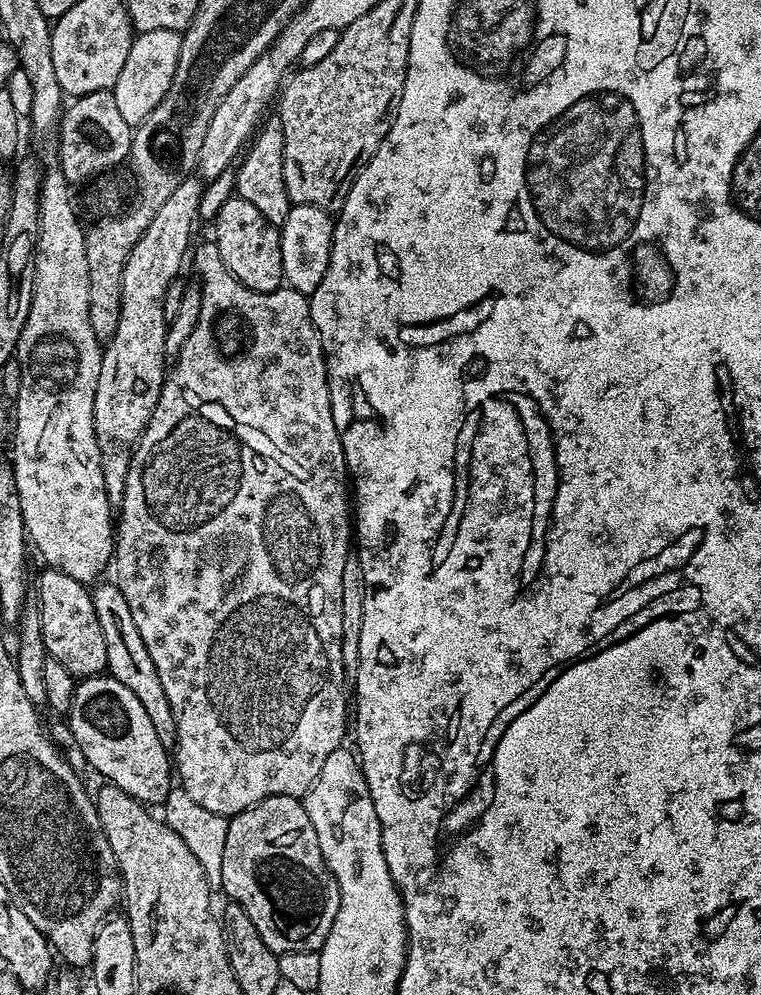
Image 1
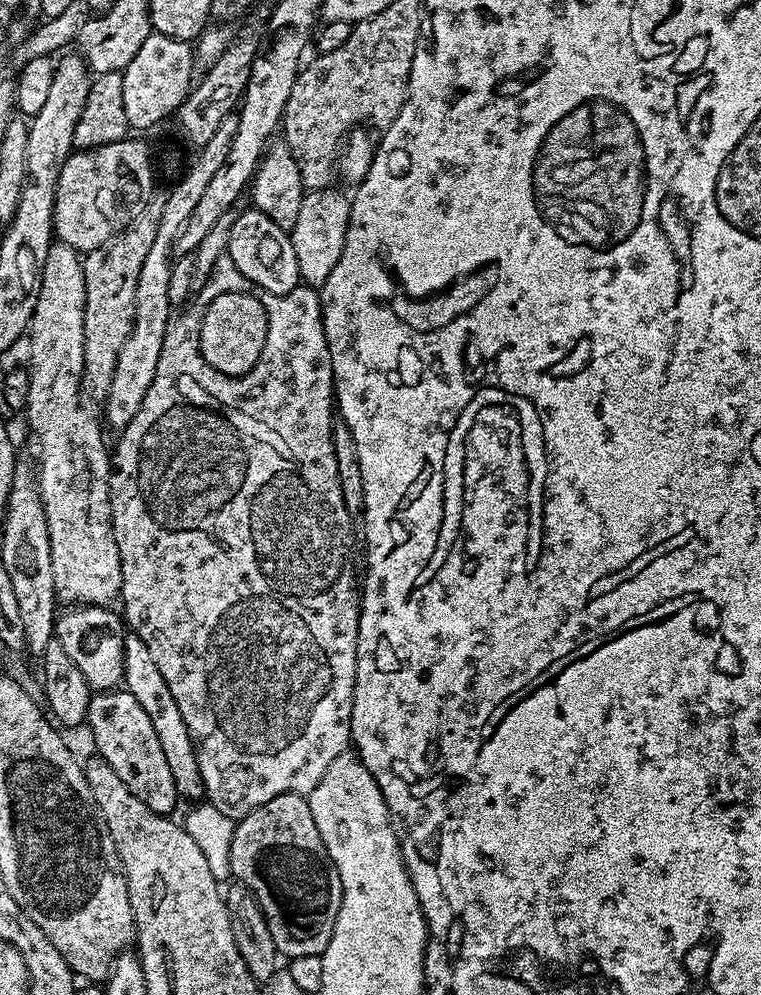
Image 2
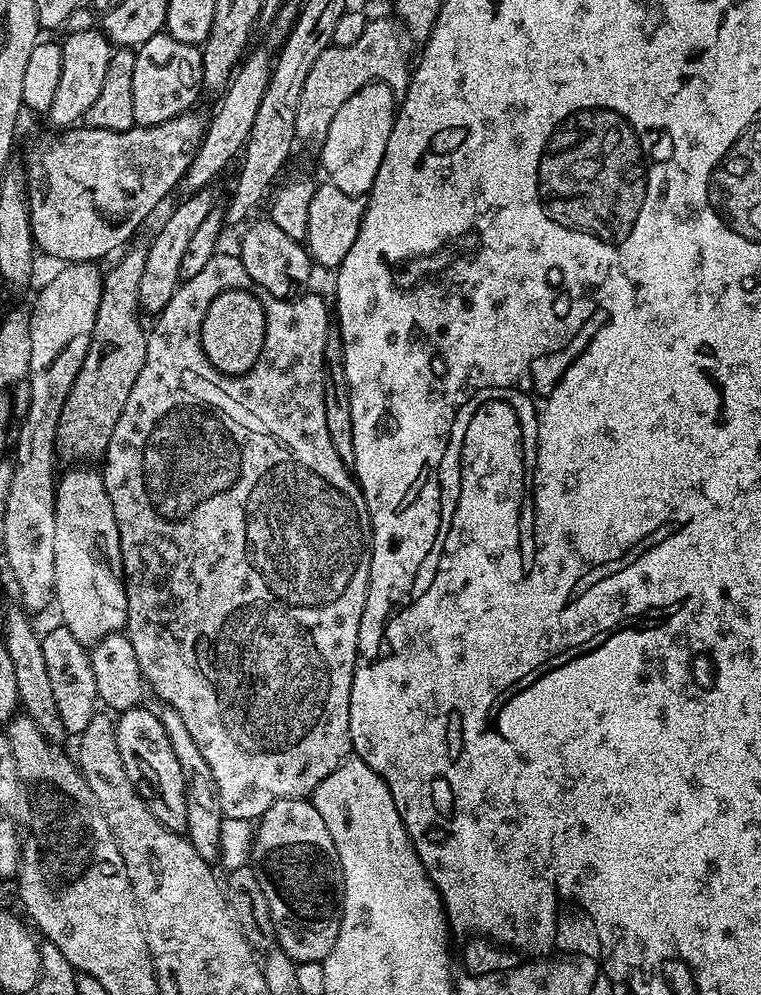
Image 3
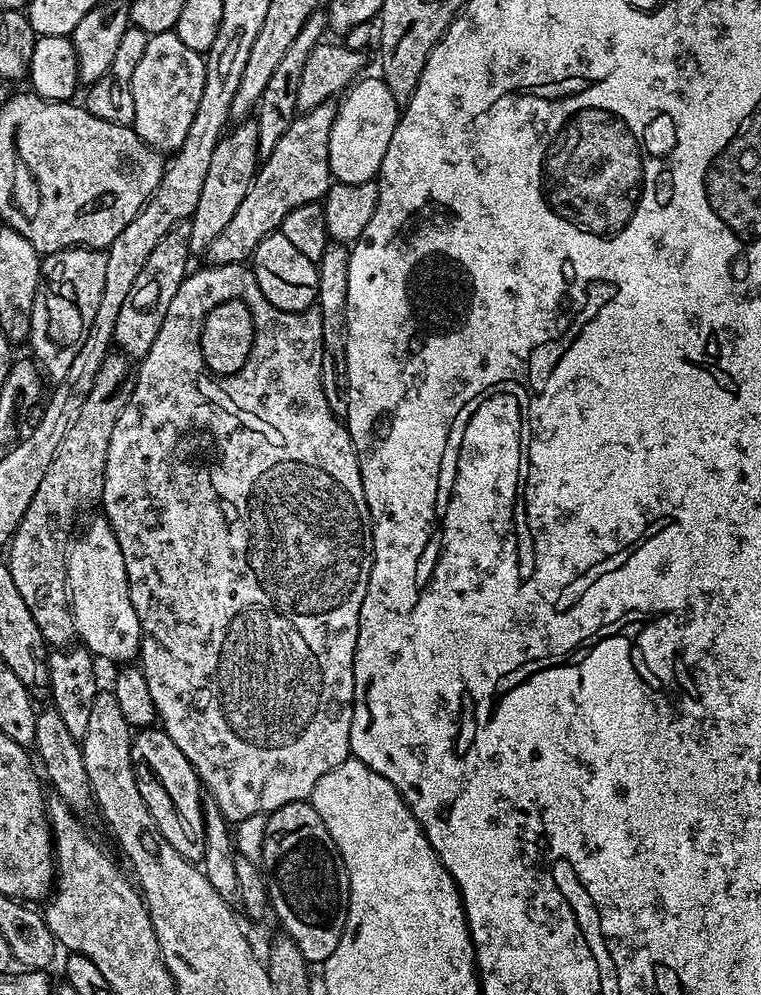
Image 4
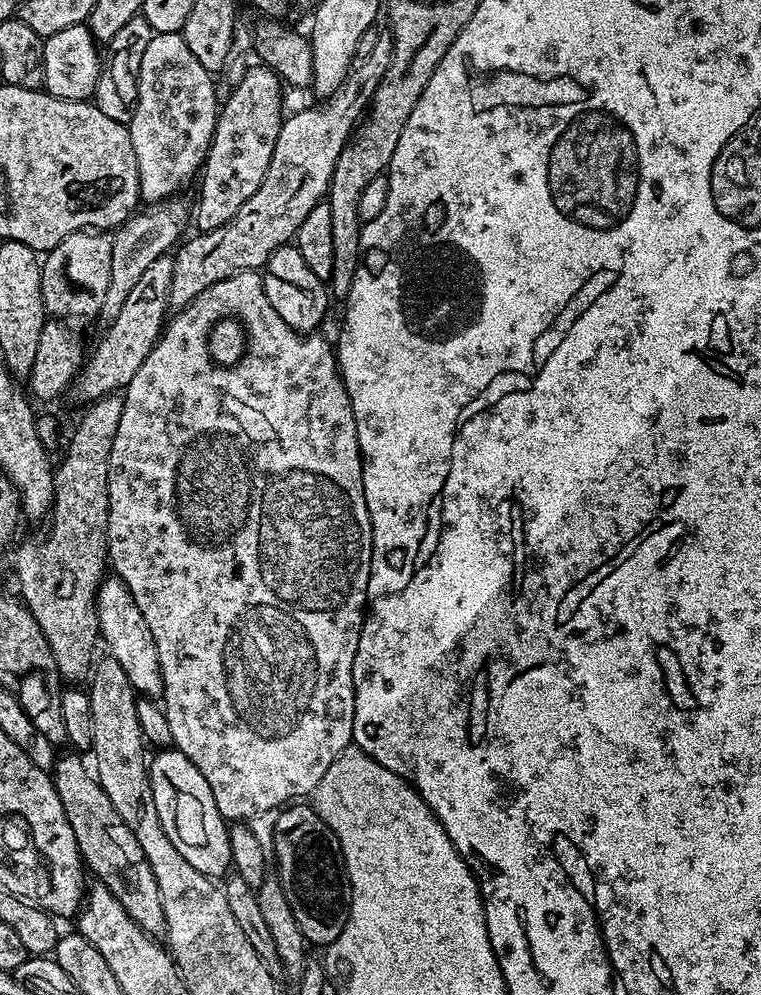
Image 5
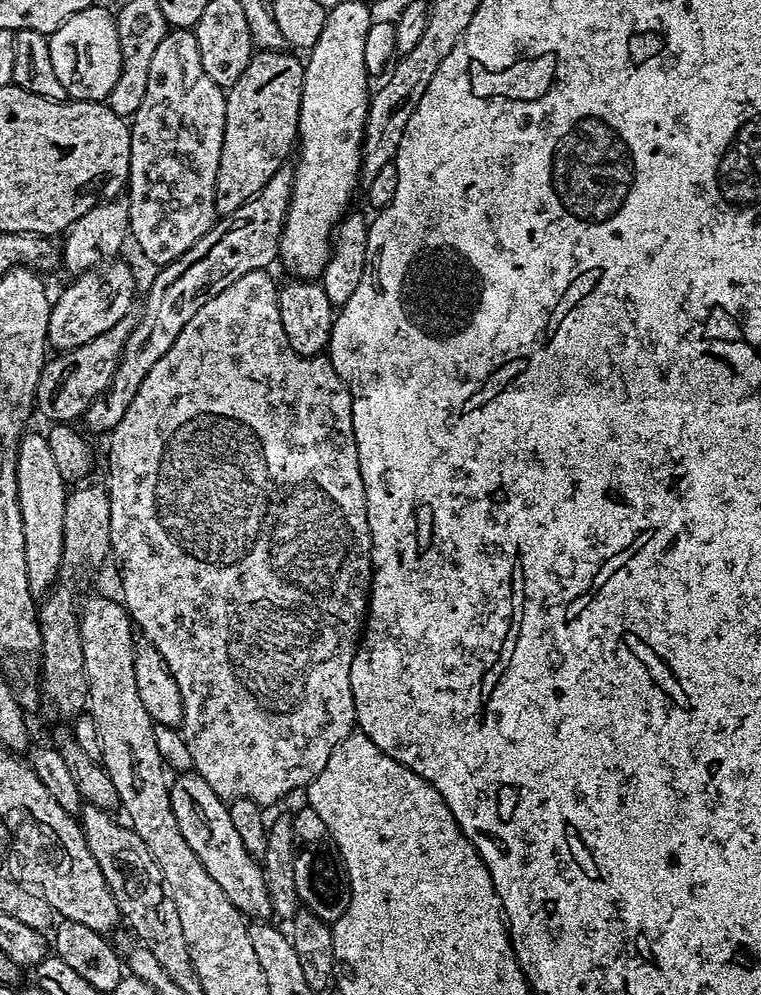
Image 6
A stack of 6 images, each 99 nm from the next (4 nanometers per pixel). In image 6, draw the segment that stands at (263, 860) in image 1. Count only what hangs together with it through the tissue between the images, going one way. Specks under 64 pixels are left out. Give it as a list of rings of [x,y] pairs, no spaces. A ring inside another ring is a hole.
[[[301,806],[292,816],[292,829],[294,830],[294,886],[298,890],[298,898],[301,905],[307,911],[313,912],[318,918],[334,922],[346,914],[346,906],[350,906],[350,886],[348,885],[348,875],[344,859],[340,857],[338,846],[330,834],[326,822],[322,822],[322,817],[314,809]]]

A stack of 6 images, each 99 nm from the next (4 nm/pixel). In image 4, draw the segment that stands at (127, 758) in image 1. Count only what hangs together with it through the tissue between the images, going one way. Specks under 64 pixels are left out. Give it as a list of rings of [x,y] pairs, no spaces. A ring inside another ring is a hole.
[[[163,727],[139,729],[132,737],[132,769],[138,782],[138,794],[150,810],[162,838],[187,860],[204,859],[204,805],[202,785],[192,763],[174,746]],[[201,792],[201,796],[200,796]]]

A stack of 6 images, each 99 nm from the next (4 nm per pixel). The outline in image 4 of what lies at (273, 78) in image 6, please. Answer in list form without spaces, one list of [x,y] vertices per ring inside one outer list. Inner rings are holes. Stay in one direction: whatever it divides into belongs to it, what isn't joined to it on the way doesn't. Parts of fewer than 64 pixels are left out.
[[[245,118],[239,121],[220,137],[218,146],[214,146],[214,155],[210,158],[210,170],[206,173],[206,182],[202,182],[202,194],[198,194],[198,206],[194,206],[194,214],[187,221],[190,226],[189,253],[207,253],[210,242],[214,242],[214,238],[218,238],[218,234],[226,230],[230,218],[234,218],[238,206],[242,206],[242,198],[246,198],[256,178],[260,159],[258,126],[255,119]]]

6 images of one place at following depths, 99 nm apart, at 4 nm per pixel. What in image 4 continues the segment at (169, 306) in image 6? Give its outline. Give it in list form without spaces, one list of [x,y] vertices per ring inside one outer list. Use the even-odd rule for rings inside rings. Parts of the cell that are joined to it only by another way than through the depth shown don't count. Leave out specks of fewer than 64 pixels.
[[[335,103],[319,104],[314,106],[314,110],[300,112],[296,119],[290,122],[290,130],[286,130],[286,134],[282,134],[282,138],[278,138],[278,146],[274,146],[270,155],[263,157],[262,163],[257,167],[256,178],[253,180],[246,198],[242,198],[242,206],[238,206],[234,218],[230,218],[226,230],[222,230],[222,234],[218,234],[218,238],[214,238],[214,242],[210,242],[206,253],[209,265],[245,263],[255,252],[258,242],[262,242],[262,238],[266,238],[270,233],[279,229],[280,223],[284,221],[286,214],[290,214],[290,210],[303,204],[323,201],[324,197],[328,195],[328,190],[334,183],[328,155],[330,154],[331,126],[335,121],[336,111]]]

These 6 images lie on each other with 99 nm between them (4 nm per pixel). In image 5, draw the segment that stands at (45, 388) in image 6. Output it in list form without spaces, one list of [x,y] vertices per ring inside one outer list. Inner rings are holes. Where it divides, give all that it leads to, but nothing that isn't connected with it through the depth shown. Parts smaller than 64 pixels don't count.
[[[165,254],[159,256],[150,267],[142,270],[142,278],[134,285],[134,290],[126,294],[126,302],[118,314],[107,325],[108,333],[96,344],[96,349],[83,361],[74,379],[76,396],[83,402],[100,400],[103,396],[127,388],[130,378],[138,374],[138,366],[146,362],[150,350],[160,338],[170,312],[168,295],[170,294],[170,278],[174,274],[173,257]]]

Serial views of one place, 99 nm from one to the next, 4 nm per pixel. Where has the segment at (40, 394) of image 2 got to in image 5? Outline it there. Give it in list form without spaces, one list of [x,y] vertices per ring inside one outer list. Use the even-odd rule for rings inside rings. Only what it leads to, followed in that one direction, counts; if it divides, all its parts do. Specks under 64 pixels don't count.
[[[112,574],[100,583],[96,591],[96,617],[100,623],[100,640],[108,647],[107,655],[122,670],[126,670],[126,678],[130,686],[144,698],[160,698],[164,694],[162,670],[158,662],[158,646],[154,646],[154,634],[150,634],[150,626],[146,626],[146,618],[142,618],[142,610],[134,602],[134,594],[120,581],[120,577]]]

